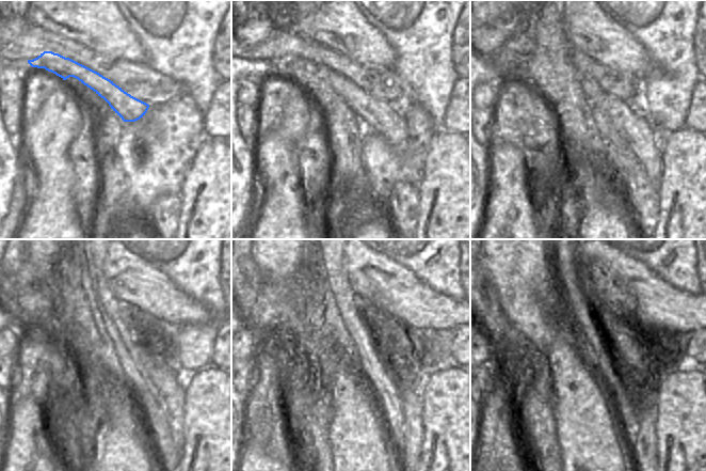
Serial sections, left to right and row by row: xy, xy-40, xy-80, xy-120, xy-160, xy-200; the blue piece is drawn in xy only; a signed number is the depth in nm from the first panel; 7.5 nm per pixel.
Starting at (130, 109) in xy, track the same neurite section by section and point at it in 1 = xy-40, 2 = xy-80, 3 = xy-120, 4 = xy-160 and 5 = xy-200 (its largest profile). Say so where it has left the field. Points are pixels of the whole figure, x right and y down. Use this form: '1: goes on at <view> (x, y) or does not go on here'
1: goes on at xy-40 (382, 119)
2: goes on at xy-80 (647, 143)
3: goes on at xy-120 (171, 383)
4: goes on at xy-160 (410, 383)
5: goes on at xy-200 (648, 393)

